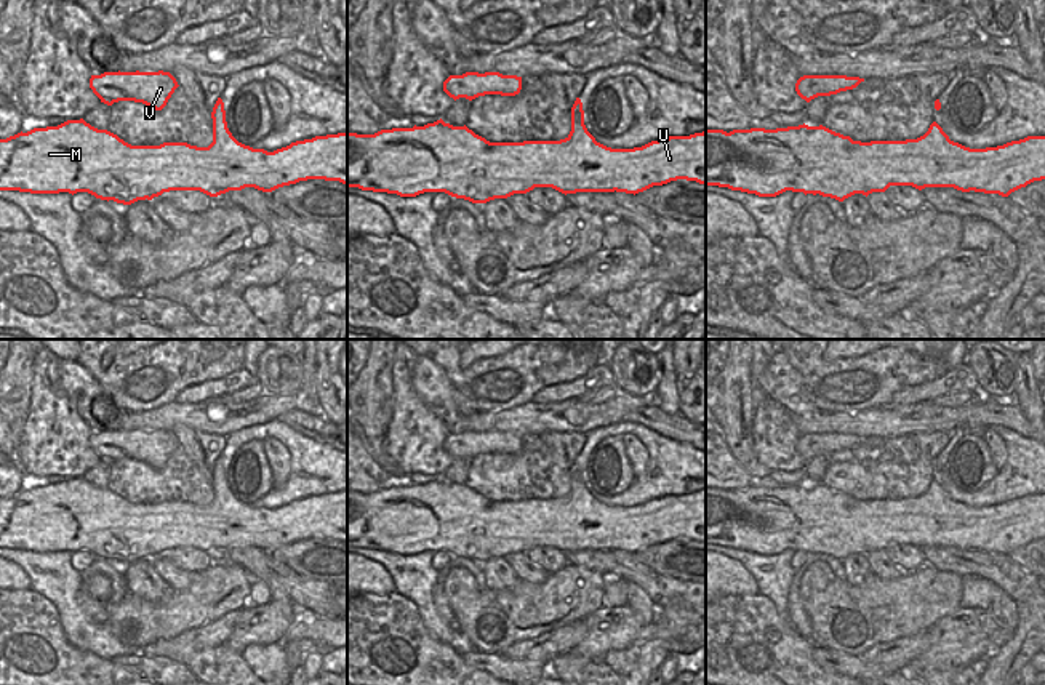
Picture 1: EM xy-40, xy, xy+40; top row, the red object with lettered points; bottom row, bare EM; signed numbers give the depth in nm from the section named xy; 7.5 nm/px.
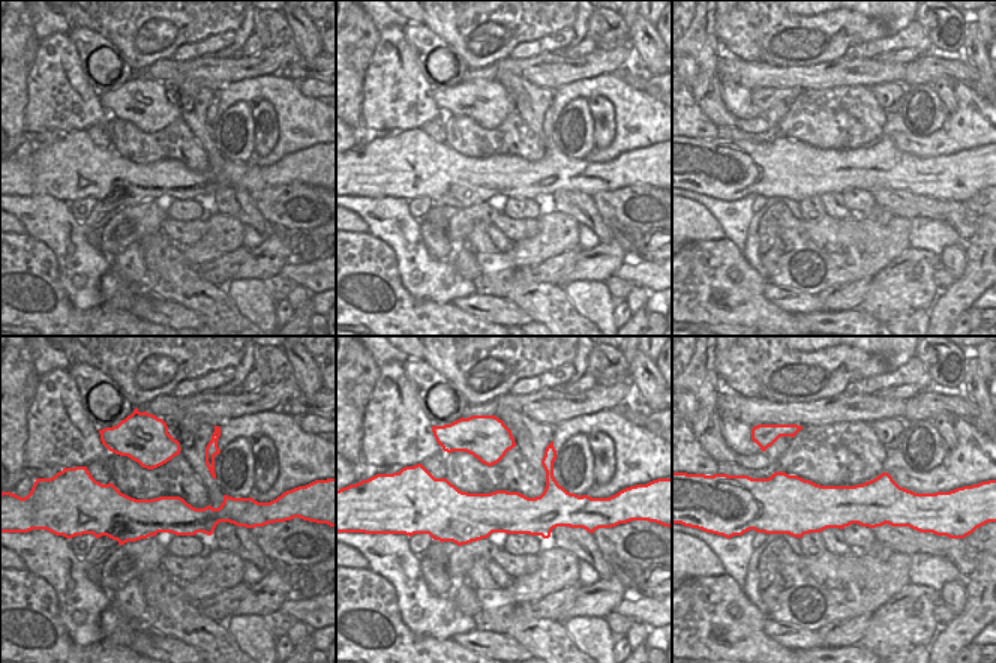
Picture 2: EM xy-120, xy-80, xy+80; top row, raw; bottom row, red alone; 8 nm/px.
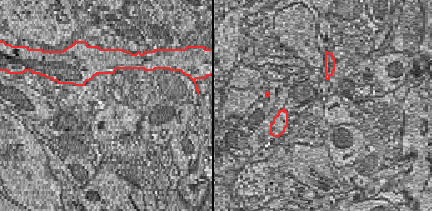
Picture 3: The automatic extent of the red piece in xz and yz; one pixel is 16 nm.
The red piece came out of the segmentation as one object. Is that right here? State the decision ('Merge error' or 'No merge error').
No merge error.

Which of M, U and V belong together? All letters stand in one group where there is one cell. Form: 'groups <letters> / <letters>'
groups M U V

